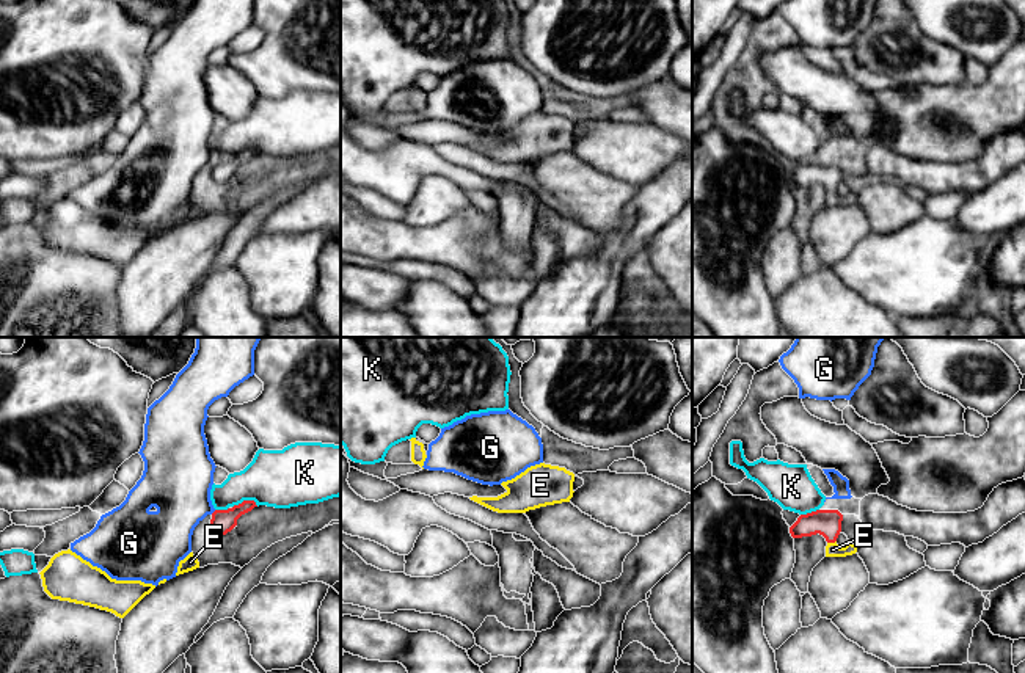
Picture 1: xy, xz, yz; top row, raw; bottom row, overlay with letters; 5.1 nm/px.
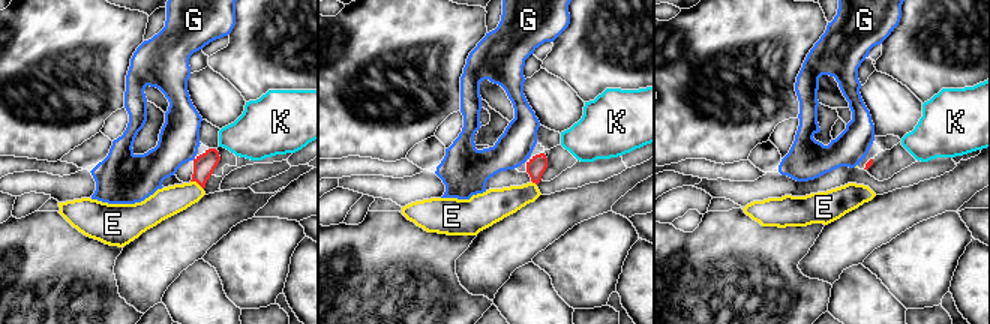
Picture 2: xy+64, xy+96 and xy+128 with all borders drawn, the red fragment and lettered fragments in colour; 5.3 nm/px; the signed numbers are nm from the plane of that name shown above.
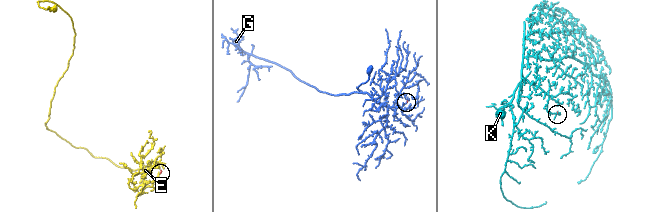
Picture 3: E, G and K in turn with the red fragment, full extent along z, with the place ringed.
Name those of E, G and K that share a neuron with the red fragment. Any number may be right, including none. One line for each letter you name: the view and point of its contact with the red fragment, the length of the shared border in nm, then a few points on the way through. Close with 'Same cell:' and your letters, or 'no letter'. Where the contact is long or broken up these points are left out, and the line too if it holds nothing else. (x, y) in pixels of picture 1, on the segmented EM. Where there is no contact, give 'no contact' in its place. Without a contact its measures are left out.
E: yz (831, 542) | 50 nm | across yz (828, 523), (831, 542), (832, 549)
Same cell: E

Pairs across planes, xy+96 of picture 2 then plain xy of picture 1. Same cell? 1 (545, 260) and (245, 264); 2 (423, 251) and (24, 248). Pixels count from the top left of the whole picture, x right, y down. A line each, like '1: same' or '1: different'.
1: same
2: same

